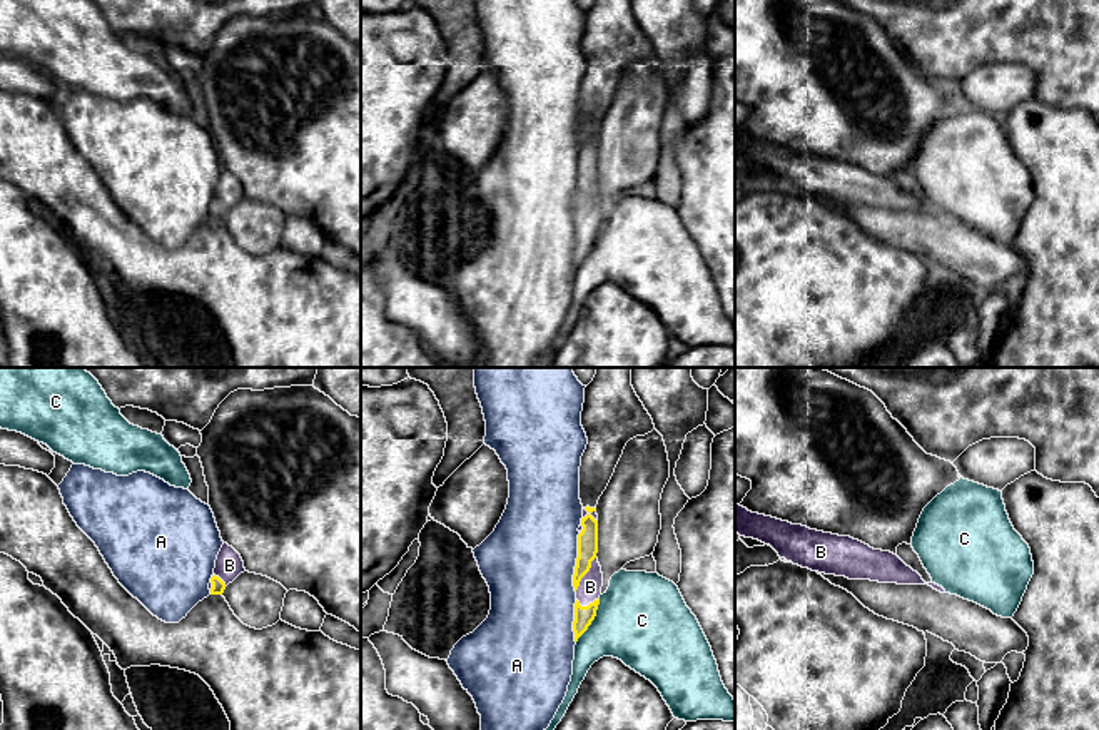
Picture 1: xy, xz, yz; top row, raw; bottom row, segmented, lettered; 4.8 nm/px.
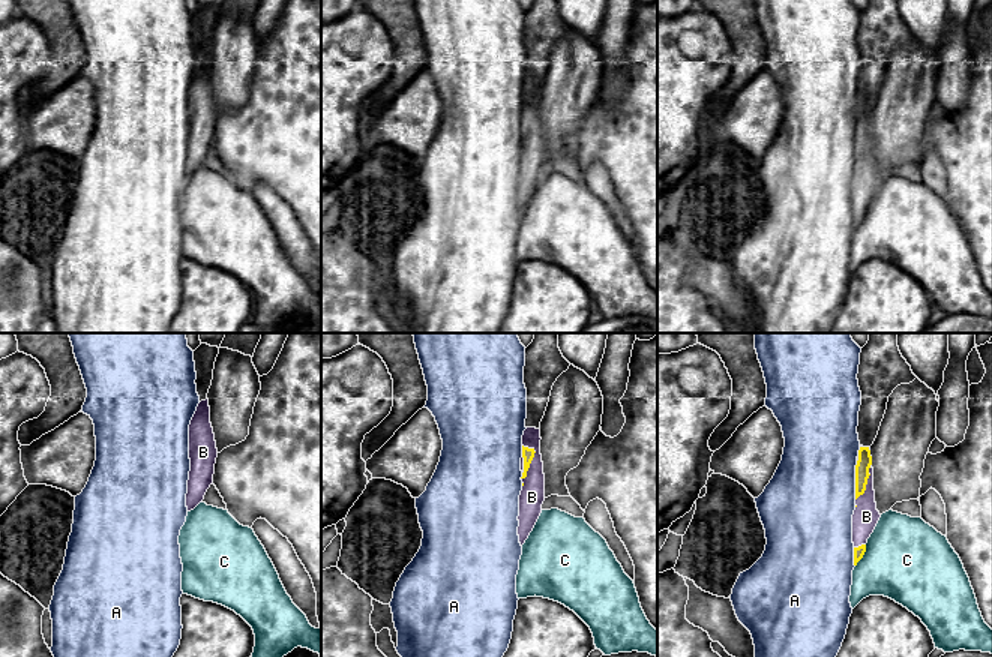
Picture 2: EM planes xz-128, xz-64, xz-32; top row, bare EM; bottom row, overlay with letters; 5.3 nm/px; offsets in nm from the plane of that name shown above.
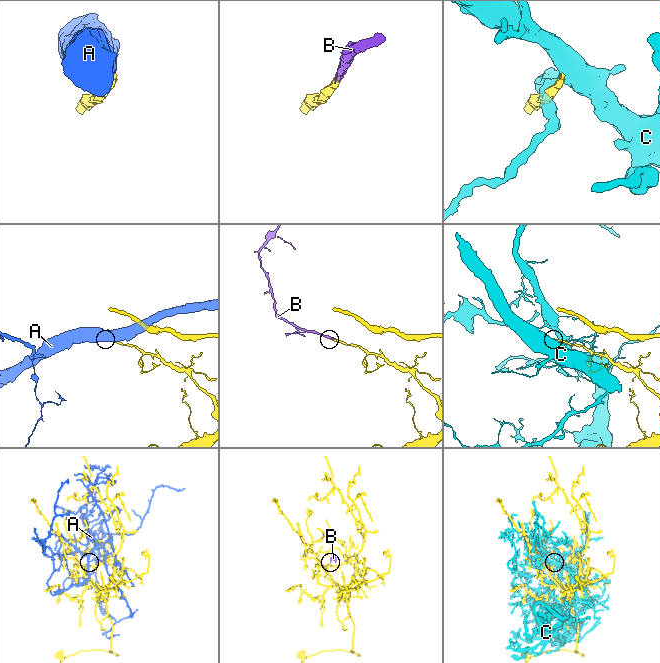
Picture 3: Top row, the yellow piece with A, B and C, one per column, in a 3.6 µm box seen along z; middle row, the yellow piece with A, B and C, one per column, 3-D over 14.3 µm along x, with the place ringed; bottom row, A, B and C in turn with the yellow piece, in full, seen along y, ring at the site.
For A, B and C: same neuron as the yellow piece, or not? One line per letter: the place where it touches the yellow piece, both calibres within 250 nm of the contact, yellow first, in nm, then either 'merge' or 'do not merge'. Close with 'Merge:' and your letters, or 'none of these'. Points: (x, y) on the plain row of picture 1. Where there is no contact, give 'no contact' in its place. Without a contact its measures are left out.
A: xz (577, 189) | 100/460 nm | do not merge
B: xz (587, 197) | 100/110 nm | merge
C: xz (593, 244) | 100/440 nm | do not merge
Merge: B

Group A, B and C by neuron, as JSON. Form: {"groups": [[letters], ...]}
{"groups": [["A"], ["B"], ["C"]]}

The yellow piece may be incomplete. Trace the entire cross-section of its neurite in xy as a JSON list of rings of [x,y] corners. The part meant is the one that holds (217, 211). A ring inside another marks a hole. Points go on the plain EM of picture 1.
[[[224,169],[217,180],[214,200],[209,209],[210,221],[222,221],[225,212],[244,197],[246,194],[241,180]]]

